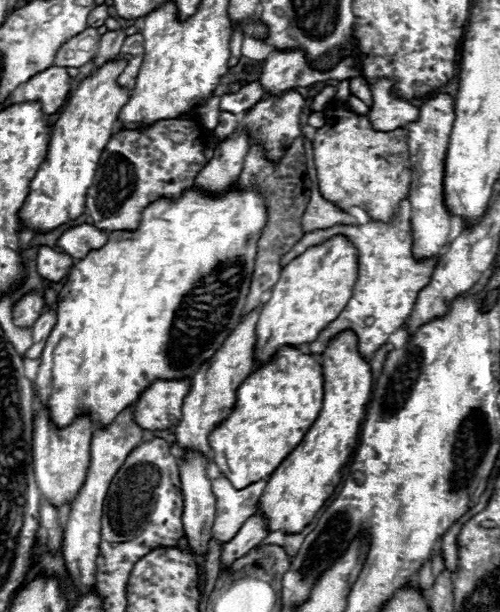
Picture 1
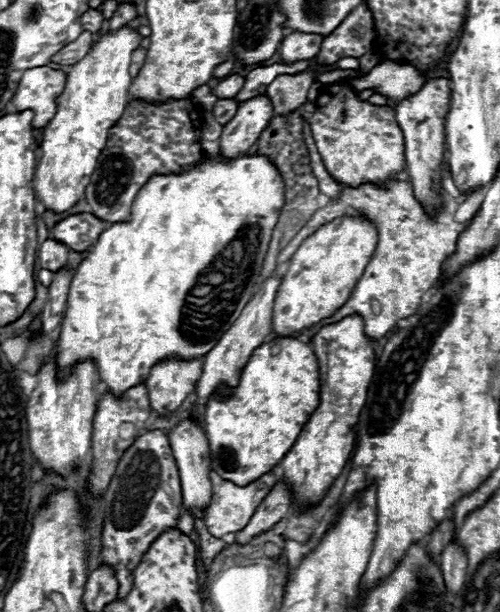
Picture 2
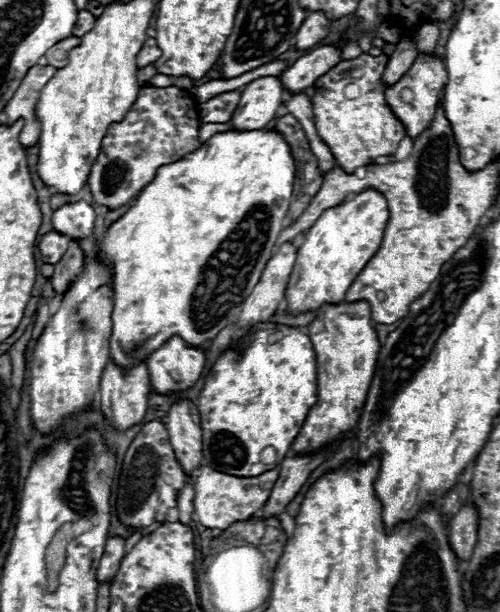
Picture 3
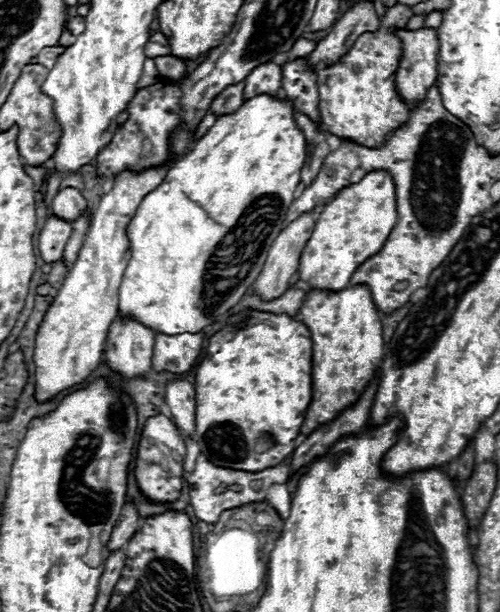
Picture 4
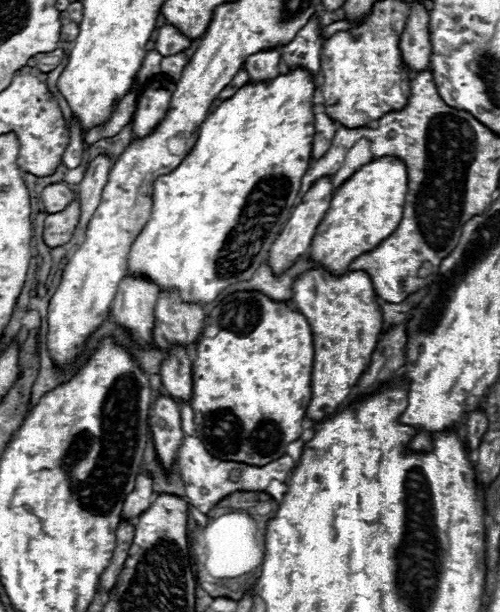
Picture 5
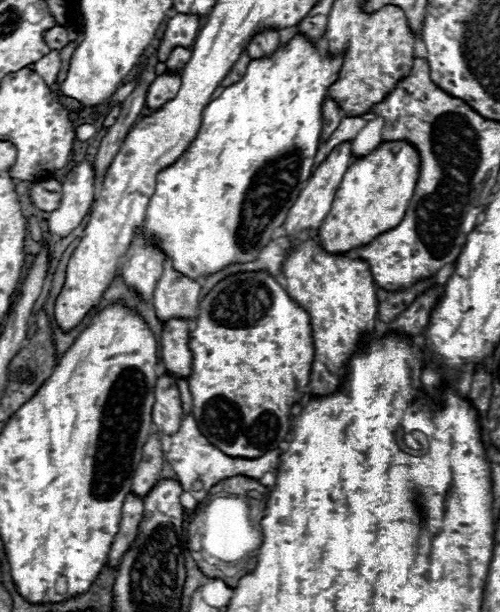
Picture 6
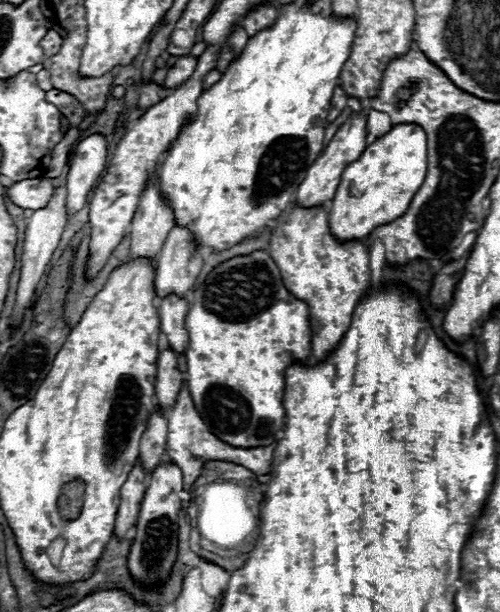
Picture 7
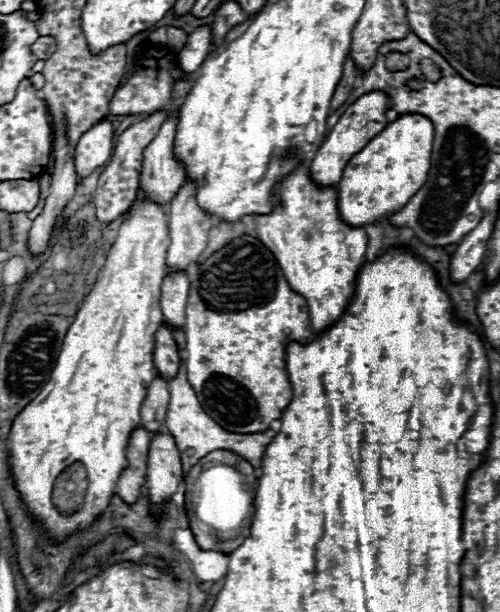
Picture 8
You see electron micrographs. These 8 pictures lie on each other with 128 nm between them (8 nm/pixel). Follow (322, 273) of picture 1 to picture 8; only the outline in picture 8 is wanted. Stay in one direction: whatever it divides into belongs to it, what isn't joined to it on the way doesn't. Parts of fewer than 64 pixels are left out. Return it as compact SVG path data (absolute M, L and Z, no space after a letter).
M402 114L398 120L390 122L380 134L376 134L352 160L346 164L342 180L338 182L338 210L342 212L342 220L354 226L372 224L382 214L398 212L408 198L412 198L428 180L430 172L430 156L432 156L432 142L434 142L434 124L428 116L422 114Z

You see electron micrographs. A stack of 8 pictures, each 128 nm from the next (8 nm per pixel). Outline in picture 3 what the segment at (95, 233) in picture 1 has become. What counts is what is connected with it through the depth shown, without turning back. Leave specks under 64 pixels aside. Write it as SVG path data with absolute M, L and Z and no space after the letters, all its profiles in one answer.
M84 200L74 204L64 204L52 212L52 224L58 232L66 232L70 238L86 238L94 234L96 212Z

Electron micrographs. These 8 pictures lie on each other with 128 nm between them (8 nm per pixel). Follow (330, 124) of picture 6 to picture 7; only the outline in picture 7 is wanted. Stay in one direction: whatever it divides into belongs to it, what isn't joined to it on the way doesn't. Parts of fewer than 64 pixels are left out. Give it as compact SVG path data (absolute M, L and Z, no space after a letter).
M338 84L336 88L334 88L334 96L332 96L332 106L330 106L330 112L328 112L328 122L332 122L332 120L336 120L338 116L340 116L340 112L346 108L346 100L348 100L348 96L346 96L346 92L344 92L344 88Z

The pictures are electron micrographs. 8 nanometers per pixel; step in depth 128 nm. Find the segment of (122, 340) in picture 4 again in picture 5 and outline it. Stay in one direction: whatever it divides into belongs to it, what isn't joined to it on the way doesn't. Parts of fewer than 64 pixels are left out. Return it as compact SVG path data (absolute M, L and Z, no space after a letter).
M126 274L118 284L110 316L130 330L130 336L138 346L152 336L156 298L158 286L144 276Z

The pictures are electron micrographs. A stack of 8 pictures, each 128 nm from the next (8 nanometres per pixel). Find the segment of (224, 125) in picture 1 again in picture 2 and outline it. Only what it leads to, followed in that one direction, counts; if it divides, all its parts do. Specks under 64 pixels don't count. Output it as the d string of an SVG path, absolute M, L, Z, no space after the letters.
M218 98L214 108L212 108L212 114L224 126L224 124L228 124L234 118L236 108L238 108L238 100L236 98L224 98L224 100Z

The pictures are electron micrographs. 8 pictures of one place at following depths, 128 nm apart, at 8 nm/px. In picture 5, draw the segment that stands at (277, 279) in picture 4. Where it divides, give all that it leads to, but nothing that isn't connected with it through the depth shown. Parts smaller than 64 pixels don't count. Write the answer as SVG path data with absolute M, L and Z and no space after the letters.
M324 176L324 178L316 180L316 182L310 186L310 190L302 196L302 202L294 208L290 220L286 222L284 230L280 232L280 236L274 240L274 244L272 244L272 248L270 248L268 264L272 266L272 272L274 272L274 274L280 274L282 270L290 268L290 264L292 264L298 256L302 256L302 254L308 250L308 246L310 246L310 242L312 242L312 236L314 236L318 224L322 222L324 214L326 214L328 208L330 208L332 190L334 190L334 188L332 188L332 176Z

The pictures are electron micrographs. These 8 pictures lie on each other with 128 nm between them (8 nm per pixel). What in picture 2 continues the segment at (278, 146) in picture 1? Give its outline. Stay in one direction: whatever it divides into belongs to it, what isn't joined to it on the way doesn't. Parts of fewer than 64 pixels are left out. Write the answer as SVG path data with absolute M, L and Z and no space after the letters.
M308 68L300 74L280 74L268 86L268 96L274 104L274 114L284 116L296 110L306 102L308 88L314 84L314 68Z

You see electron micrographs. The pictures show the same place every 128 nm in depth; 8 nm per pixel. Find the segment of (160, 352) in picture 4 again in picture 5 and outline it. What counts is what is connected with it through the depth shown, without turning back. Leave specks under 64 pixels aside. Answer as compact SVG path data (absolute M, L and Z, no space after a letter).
M160 292L156 300L156 322L154 322L154 342L166 352L170 344L190 346L202 334L204 310L200 304L182 302L180 292Z

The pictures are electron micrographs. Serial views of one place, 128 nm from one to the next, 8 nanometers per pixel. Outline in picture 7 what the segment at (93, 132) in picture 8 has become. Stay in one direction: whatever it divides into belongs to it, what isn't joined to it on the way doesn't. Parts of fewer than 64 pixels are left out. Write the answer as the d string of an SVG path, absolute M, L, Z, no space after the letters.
M90 134L76 146L76 154L66 176L66 188L70 192L68 216L76 214L84 206L88 192L94 188L106 168L106 156L108 142L104 134Z

